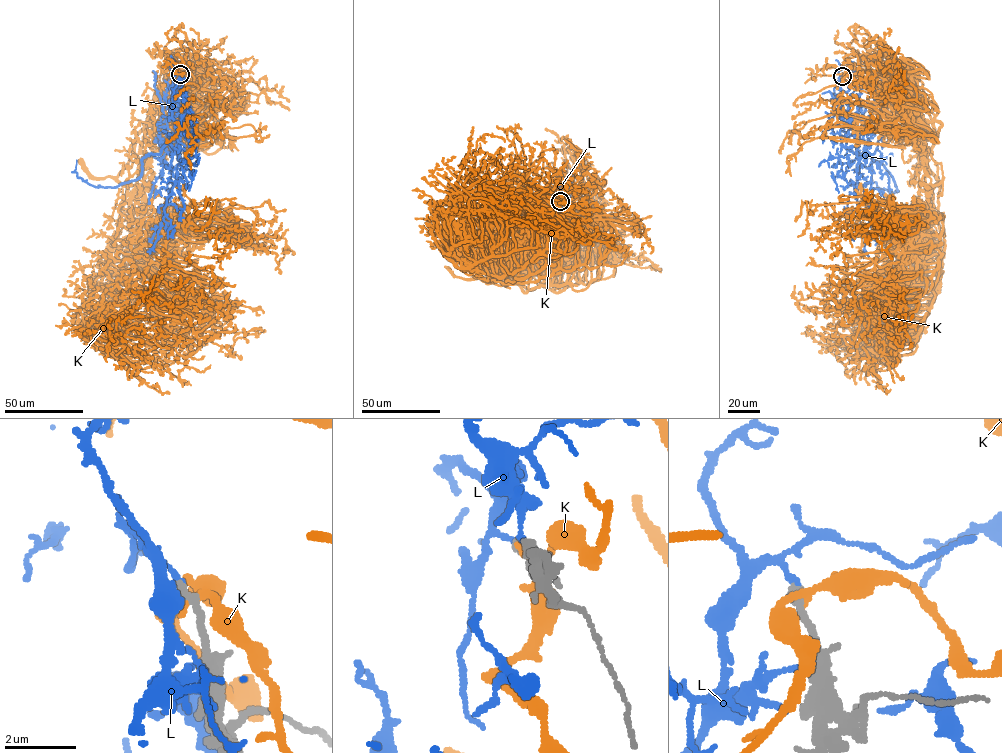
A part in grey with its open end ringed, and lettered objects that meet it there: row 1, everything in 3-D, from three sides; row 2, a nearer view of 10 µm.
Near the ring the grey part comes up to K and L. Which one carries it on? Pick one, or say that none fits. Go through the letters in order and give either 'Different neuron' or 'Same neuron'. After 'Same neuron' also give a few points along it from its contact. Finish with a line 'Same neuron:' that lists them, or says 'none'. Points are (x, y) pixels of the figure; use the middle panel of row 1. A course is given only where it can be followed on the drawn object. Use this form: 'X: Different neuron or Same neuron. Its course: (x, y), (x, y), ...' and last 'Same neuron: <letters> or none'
K: Different neuron
L: Different neuron
Same neuron: none

